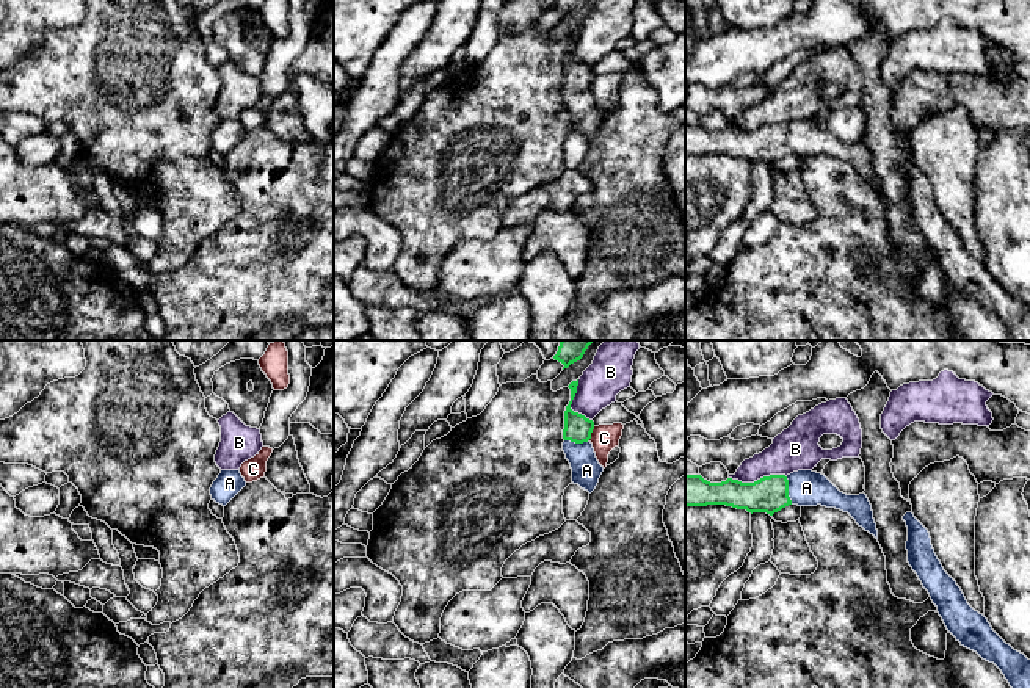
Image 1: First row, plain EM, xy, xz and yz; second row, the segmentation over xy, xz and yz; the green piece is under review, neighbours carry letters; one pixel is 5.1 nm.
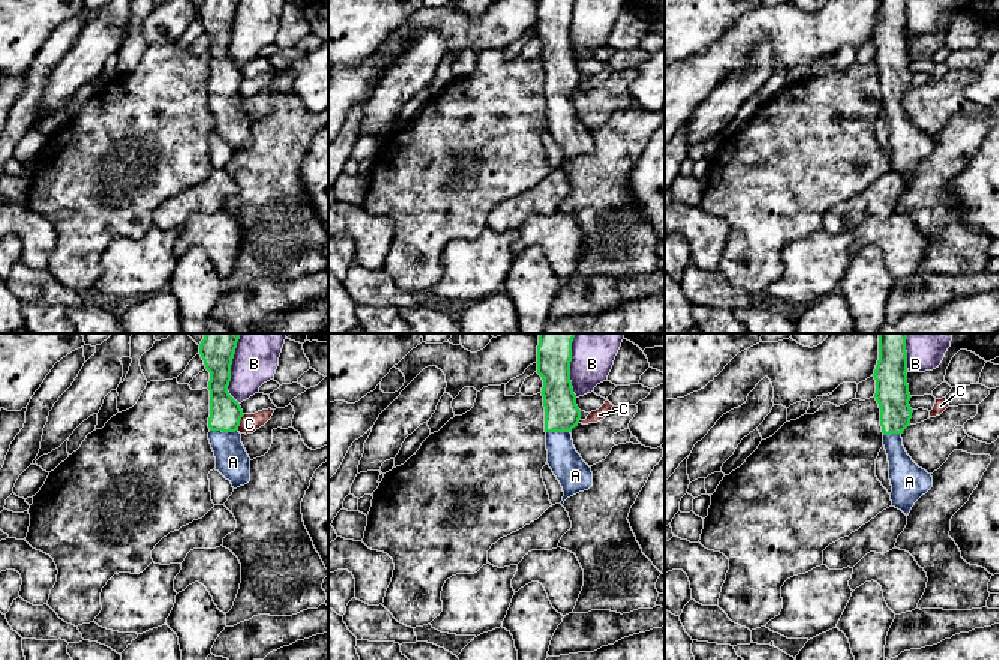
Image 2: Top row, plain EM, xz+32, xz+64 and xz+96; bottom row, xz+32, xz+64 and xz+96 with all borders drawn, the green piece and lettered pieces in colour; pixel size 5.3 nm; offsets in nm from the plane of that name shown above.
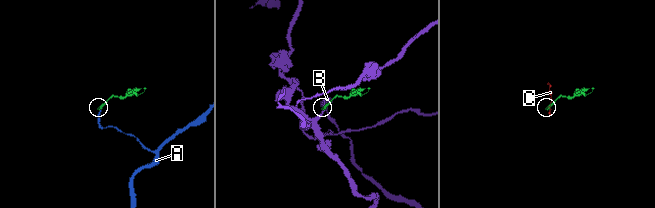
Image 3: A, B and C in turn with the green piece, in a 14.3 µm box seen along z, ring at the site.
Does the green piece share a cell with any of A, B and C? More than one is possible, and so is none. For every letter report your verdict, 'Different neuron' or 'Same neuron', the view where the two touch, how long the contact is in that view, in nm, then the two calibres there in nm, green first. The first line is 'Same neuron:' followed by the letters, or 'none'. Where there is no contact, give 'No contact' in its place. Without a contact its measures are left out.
Same neuron: A
A: Same neuron. Touches green in yz. Shared border 150 nm. Thickness 190 nm (green) against 190 nm
B: Different neuron. Touches green in yz. Shared border 300 nm. Thickness 190 nm (green) against 220 nm
C: Different neuron. Touches green in xz. Shared border 80 nm. Thickness 140 nm (green) against 140 nm

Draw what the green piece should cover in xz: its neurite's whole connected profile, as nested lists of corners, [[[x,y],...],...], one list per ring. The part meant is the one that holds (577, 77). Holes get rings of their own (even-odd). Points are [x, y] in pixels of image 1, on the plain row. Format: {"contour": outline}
{"contour": [[[578,28],[568,34],[571,38],[571,50],[564,60],[563,100],[572,118],[572,132],[591,143],[599,132],[604,116],[599,113],[589,91],[594,71],[571,58],[577,34]]]}

